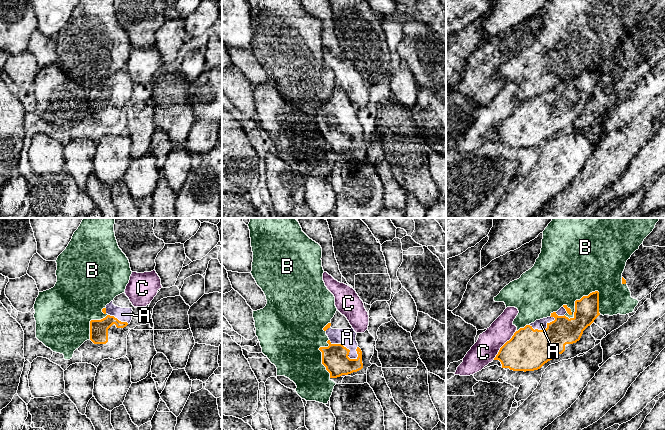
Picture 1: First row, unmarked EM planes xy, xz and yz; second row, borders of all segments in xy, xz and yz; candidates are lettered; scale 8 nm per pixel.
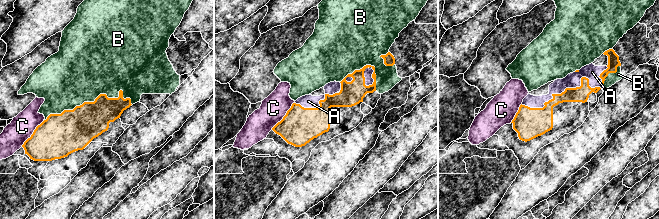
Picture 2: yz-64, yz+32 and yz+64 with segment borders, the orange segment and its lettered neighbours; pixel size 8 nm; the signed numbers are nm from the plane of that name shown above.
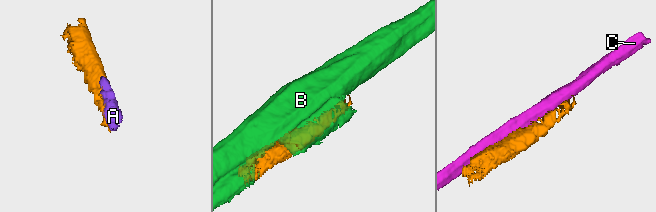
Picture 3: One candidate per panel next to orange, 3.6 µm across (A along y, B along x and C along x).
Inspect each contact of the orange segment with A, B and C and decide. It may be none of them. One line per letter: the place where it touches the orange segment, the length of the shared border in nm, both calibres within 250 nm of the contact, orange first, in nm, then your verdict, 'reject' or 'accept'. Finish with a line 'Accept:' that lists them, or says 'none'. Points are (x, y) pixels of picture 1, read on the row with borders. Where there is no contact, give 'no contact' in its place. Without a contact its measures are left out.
A: contact xz (345, 347); length 280 nm; calibres 220 and 140 nm; accept
B: contact yz (575, 301); length 340 nm; calibres 200 and 480 nm; reject
C: contact yz (503, 345); length 300 nm; calibres 340 and 200 nm; reject
Accept: A

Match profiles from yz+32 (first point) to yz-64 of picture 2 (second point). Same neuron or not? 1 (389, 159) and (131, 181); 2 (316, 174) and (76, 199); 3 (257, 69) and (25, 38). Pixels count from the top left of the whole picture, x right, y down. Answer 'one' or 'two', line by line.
1: one
2: one
3: two

